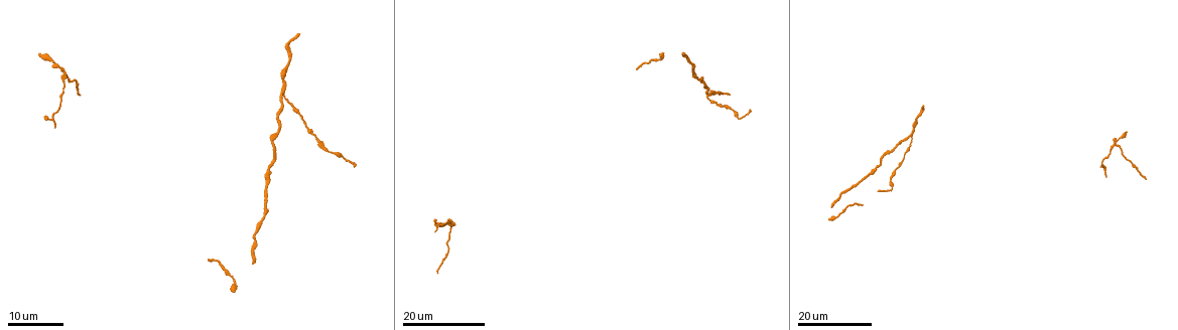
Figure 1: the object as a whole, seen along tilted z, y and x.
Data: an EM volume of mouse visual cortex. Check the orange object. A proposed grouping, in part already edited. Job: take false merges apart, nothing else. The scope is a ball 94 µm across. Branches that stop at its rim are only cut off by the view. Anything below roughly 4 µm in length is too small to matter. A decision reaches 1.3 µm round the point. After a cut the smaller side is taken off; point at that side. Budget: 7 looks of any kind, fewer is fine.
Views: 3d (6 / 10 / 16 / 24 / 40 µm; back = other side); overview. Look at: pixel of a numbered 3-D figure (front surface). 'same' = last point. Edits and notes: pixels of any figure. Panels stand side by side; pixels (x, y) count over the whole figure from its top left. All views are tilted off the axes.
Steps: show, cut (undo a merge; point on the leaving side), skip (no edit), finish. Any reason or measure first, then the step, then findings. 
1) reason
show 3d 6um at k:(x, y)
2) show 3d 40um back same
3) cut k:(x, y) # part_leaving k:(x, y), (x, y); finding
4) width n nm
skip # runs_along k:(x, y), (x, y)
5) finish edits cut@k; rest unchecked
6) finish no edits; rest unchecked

three arms meet
show 3d 16um at 1:(281, 94)

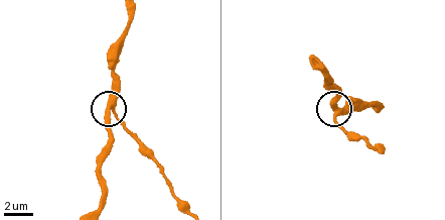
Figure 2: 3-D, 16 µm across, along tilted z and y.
closer look
show 3d 6um at 2:(336, 110)

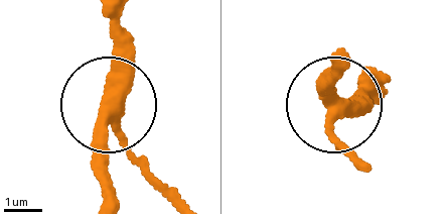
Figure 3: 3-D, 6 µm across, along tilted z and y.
arms 3
skip # runs_along 3:(110, 199), (119, 11); continuous, no second neuron

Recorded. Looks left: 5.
sudden change in width
show 3d 16um at 1:(339, 154)

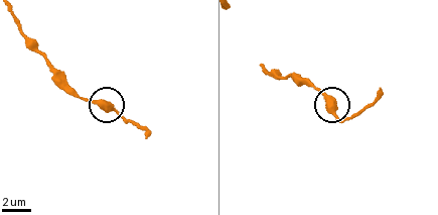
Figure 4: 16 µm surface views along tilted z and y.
show 3d 10um at 4:(335, 110)

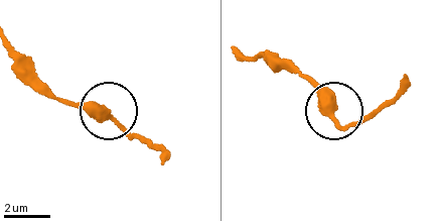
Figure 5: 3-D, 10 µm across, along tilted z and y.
skip # continuous, no second neuron

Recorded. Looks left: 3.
thick turns thin
show 3d 16um at 1:(283, 66)

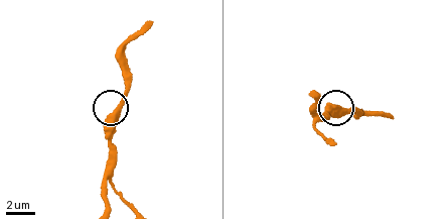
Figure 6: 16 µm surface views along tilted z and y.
show 3d 6um at 6:(111, 115)

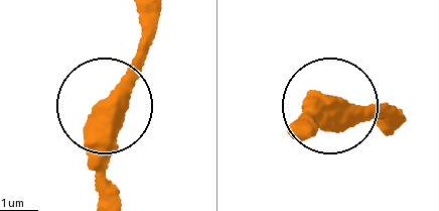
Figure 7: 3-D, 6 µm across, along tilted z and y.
show 3d 6um back at 7:(112, 101)

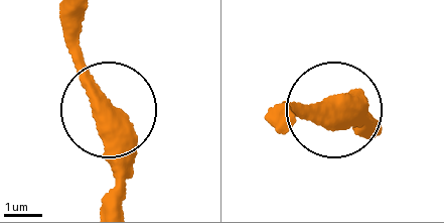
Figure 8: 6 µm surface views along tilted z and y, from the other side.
skip # runs_along 8:(119, 202), (108, 103), (64, 32); all the same neuron

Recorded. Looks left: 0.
finish no edits; rest unchecked

